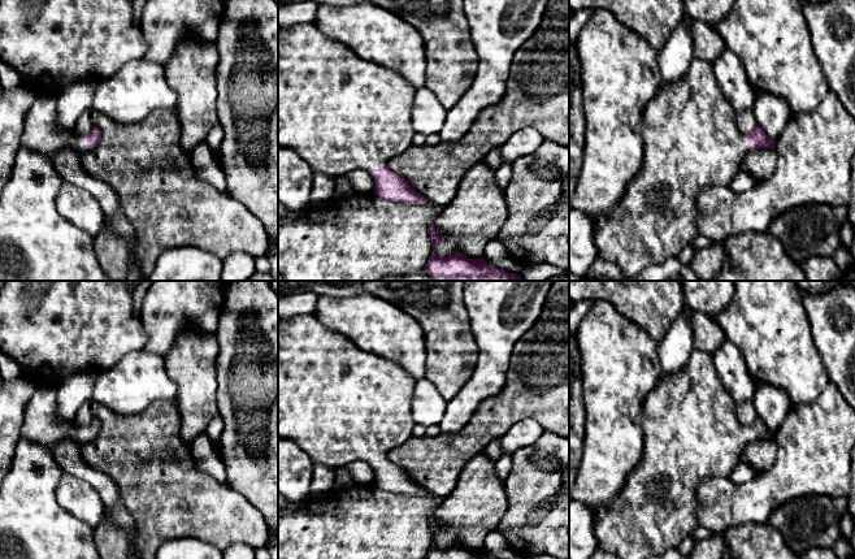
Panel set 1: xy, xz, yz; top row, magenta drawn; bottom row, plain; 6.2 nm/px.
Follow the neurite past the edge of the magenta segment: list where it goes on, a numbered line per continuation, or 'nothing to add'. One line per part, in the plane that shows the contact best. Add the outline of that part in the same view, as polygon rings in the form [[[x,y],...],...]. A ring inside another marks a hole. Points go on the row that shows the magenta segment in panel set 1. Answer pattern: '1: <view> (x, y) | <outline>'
1: xy (40, 134) | [[[52,95],[38,98],[25,117],[21,147],[39,152],[51,161],[66,147],[73,148],[82,157],[88,151],[86,135],[75,129],[60,129],[56,121],[56,98]]]

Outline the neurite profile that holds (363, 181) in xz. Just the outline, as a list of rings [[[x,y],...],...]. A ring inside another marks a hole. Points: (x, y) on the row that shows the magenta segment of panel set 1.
[[[353,170],[346,178],[352,183],[357,192],[370,194],[374,192],[374,179],[372,172]]]

